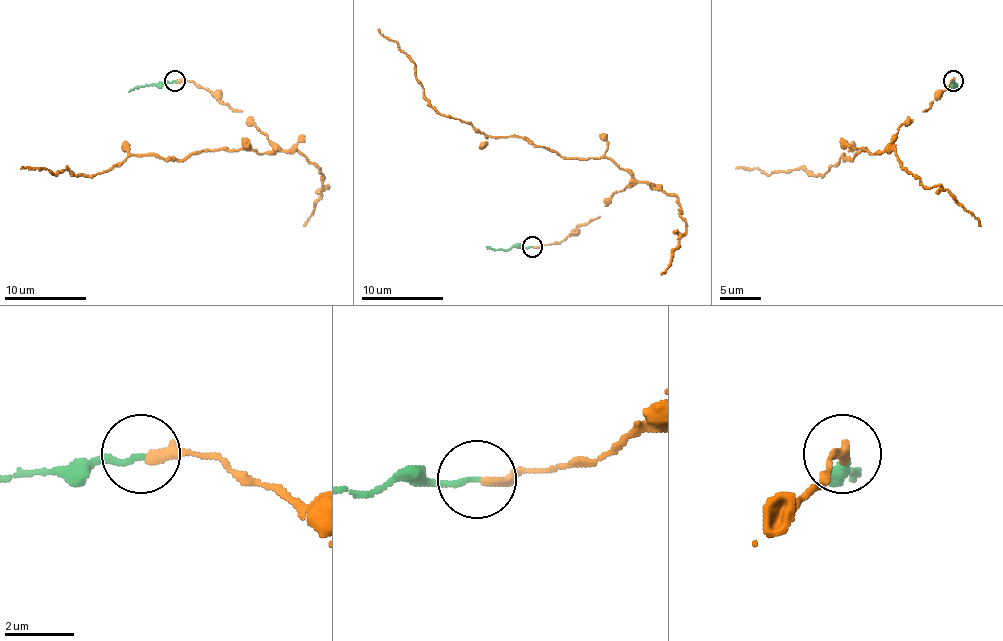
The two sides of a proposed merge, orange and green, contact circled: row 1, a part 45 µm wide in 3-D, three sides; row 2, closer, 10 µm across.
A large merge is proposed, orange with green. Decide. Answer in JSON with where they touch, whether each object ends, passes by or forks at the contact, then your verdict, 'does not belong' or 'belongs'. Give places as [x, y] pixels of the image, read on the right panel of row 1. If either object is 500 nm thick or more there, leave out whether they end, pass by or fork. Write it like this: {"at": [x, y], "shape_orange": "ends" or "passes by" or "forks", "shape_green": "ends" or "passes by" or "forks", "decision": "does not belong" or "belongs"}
{"at": [953, 81], "shape_orange": "ends", "shape_green": "ends", "decision": "belongs"}

